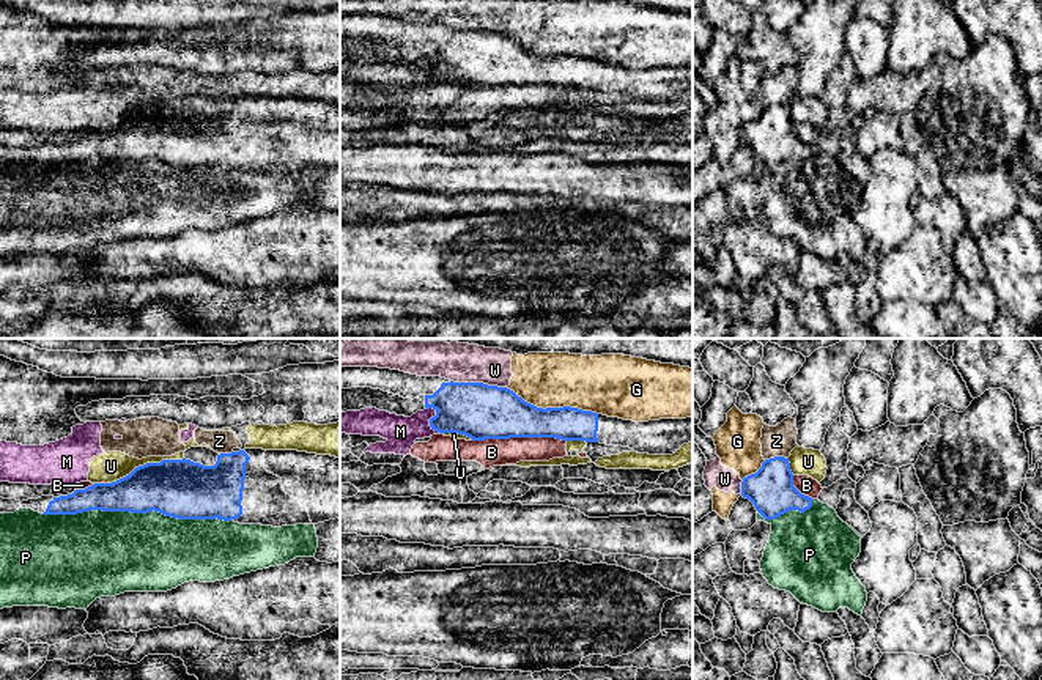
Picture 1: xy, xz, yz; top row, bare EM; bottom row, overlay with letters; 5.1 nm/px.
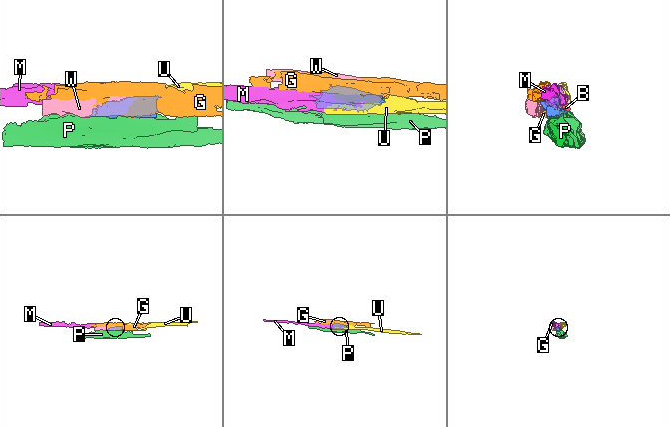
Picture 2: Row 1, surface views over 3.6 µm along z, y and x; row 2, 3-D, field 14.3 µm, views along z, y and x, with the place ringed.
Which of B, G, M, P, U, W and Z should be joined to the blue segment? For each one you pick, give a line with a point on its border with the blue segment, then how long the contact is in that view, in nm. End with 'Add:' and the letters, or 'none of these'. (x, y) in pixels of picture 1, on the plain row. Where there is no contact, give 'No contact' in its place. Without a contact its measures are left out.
Add: none of these

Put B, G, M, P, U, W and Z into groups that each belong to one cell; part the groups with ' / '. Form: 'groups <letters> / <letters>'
groups B / G W / M U Z / P

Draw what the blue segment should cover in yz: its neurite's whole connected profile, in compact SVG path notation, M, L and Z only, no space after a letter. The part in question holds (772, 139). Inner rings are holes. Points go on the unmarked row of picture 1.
M789 105L765 107L762 115L741 129L741 143L749 146L765 167L776 167L789 157L804 161L812 154L812 145L793 134Z

